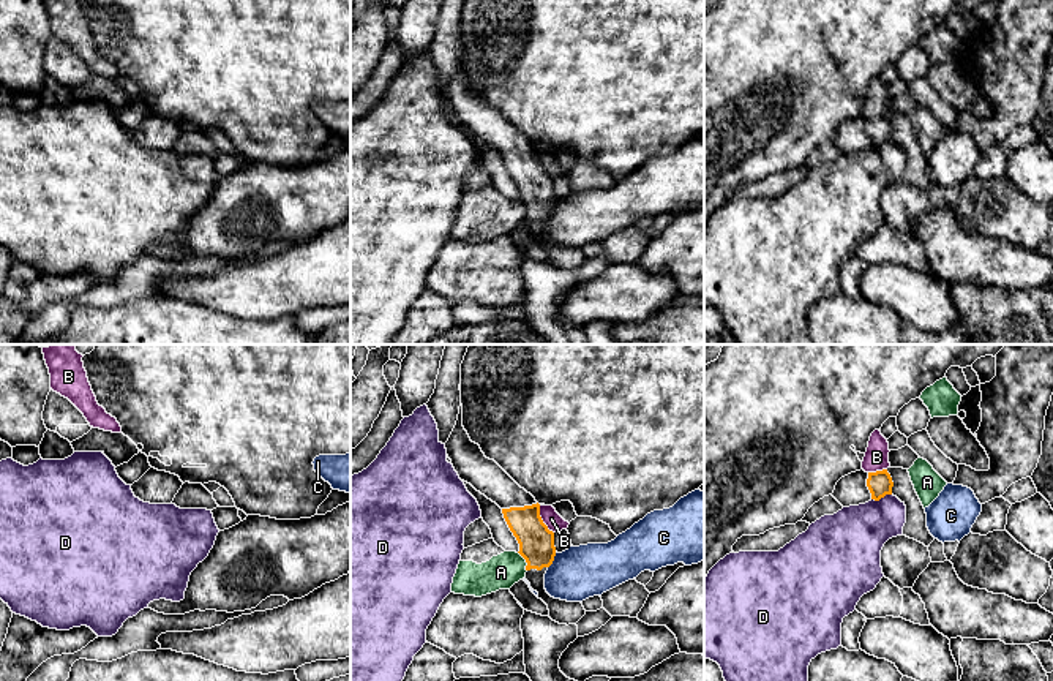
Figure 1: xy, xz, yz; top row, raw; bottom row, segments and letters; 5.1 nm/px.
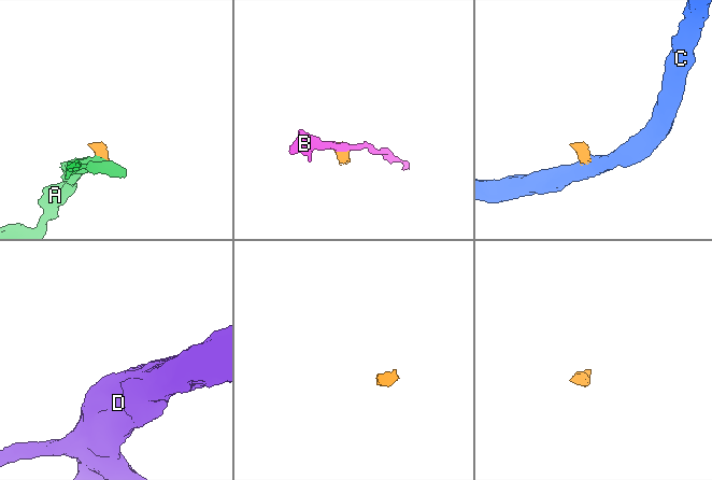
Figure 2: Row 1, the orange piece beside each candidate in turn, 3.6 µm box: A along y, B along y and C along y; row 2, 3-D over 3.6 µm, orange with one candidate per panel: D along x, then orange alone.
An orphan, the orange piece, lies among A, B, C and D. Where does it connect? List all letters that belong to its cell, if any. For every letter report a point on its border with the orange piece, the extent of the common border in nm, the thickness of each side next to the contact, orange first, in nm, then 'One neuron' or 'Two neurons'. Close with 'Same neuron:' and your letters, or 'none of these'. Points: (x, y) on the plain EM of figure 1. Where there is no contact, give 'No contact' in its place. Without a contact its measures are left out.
A: Touches orange at xz (526, 207). Shared border 110 nm. Thickness 180 nm (orange) against 180 nm. Two neurons
B: Touches orange at xz (542, 166). Shared border 160 nm. Thickness 180 nm (orange) against 90 nm. Two neurons
C: Touches orange at xz (553, 206). Shared border 100 nm. Thickness 180 nm (orange) against 280 nm. Two neurons
D: Touches orange at yz (881, 142). Shared border 110 nm. Thickness 130 nm (orange) against 300 nm. Two neurons
Same neuron: none of these

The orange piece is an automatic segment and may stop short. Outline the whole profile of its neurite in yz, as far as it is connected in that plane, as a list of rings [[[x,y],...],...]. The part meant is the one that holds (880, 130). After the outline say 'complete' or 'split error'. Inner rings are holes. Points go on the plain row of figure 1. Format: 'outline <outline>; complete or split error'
outline [[[864,115],[841,123],[832,142],[843,152],[859,152],[871,145],[879,147],[886,141],[892,141],[892,123],[887,115],[865,119]]]; split error

